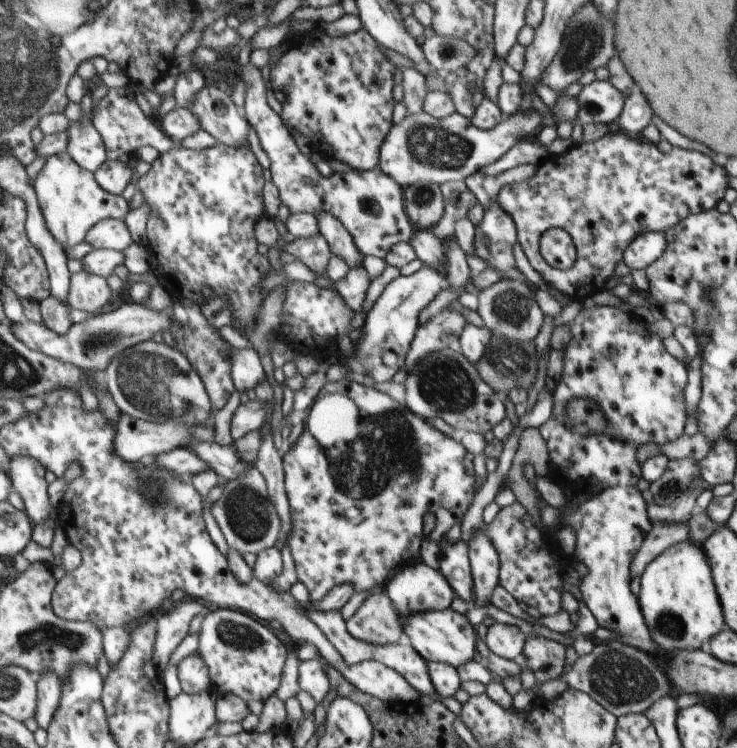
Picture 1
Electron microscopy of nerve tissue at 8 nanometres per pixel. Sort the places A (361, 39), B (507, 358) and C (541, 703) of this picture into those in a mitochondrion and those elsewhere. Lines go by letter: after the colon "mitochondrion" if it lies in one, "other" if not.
A: other
B: mitochondrion
C: other

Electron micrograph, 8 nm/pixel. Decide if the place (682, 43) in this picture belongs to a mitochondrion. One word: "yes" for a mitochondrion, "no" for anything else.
no

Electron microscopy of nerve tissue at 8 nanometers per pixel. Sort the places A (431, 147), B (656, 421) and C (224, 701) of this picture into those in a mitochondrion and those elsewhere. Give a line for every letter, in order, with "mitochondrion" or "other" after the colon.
A: mitochondrion
B: other
C: other

